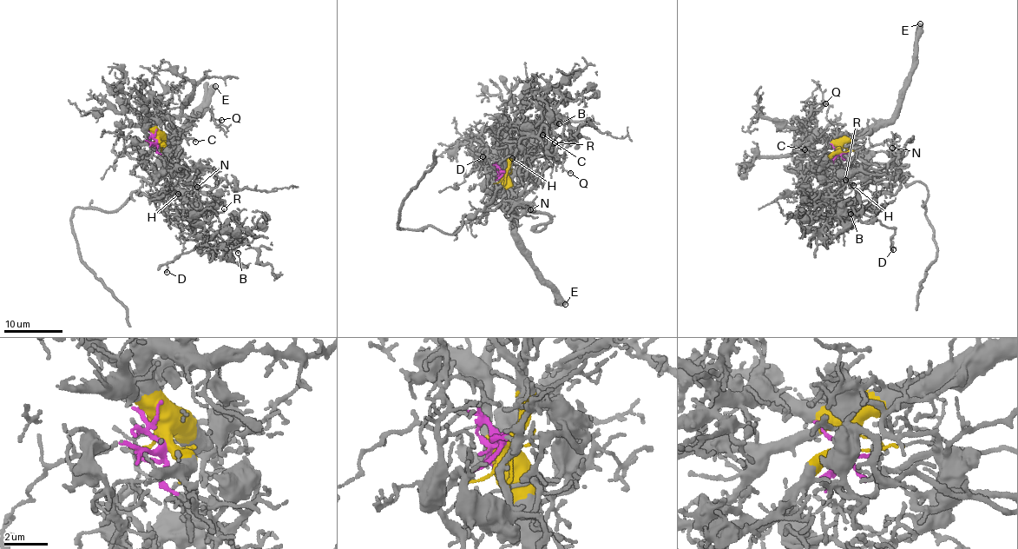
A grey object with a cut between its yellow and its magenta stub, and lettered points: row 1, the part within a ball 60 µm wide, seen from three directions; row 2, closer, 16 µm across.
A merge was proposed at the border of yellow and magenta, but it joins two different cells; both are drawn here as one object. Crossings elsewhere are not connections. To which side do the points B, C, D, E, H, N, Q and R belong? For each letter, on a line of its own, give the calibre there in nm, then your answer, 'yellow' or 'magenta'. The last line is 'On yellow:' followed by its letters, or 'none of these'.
B: calibre 160 nm; magenta
C: calibre 200 nm; yellow
D: calibre 150 nm; magenta
E: calibre 600 nm; yellow
H: calibre 150 nm; magenta
N: calibre 130 nm; magenta
Q: calibre 120 nm; yellow
R: calibre 140 nm; magenta
On yellow: C, E, Q

